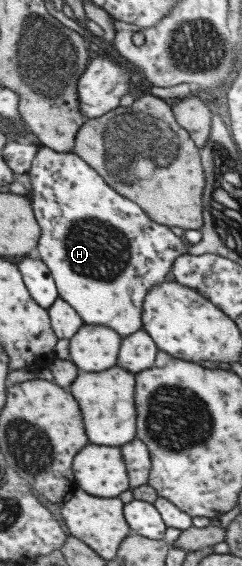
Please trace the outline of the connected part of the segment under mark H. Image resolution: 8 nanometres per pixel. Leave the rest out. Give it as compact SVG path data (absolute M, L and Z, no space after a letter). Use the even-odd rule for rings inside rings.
M39 144L38 150L36 150L36 154L34 154L34 158L31 160L30 168L26 173L30 182L30 191L28 193L31 195L31 198L29 201L34 218L41 230L35 246L36 252L38 252L38 258L48 267L57 290L57 295L76 311L83 325L92 324L108 327L110 330L114 330L114 333L120 336L121 339L141 330L142 301L145 294L155 284L165 281L164 278L166 278L166 273L171 269L173 260L189 252L189 244L182 237L174 235L169 227L150 220L135 202L120 196L115 190L112 190L112 187L109 187L92 167L88 166L83 159L76 156L73 152L56 152Z

